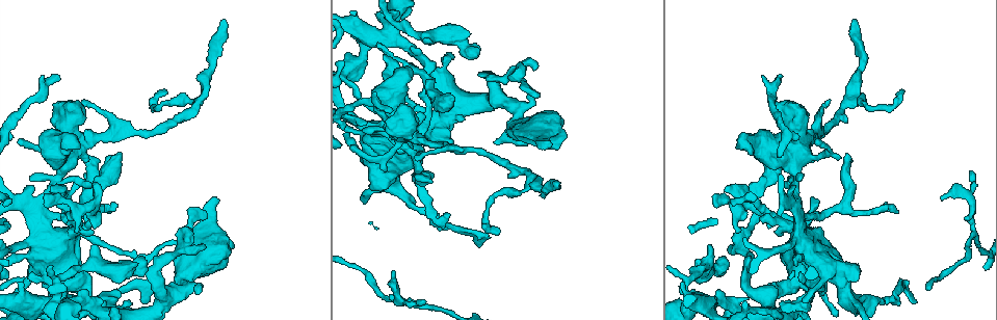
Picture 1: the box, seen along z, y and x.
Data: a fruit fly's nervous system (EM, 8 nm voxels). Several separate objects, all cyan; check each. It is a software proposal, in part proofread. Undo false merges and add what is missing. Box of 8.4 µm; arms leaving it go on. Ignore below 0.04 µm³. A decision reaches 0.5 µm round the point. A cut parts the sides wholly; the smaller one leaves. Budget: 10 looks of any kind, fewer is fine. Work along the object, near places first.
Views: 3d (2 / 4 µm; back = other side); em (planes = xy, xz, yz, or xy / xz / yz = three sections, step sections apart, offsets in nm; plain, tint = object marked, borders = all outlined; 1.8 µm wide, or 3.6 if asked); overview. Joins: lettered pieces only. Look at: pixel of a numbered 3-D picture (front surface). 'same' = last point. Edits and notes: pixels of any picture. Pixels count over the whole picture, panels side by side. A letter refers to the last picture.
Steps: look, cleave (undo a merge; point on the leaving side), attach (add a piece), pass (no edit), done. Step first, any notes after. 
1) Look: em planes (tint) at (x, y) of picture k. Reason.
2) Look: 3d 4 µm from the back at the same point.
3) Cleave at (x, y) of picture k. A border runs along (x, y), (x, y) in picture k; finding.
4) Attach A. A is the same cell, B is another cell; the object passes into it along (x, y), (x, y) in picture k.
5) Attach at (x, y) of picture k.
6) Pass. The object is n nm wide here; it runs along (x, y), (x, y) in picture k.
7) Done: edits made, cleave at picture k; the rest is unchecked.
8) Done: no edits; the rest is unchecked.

Look: em xy step 16 (borders) at (716, 203) of picture 1. An open end.

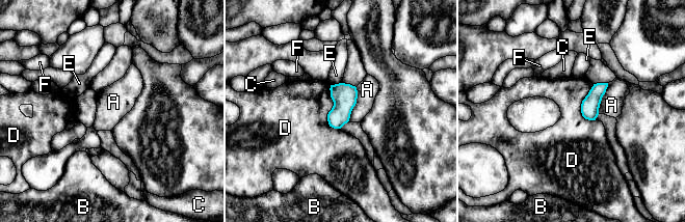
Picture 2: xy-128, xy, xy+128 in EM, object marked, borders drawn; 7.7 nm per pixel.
Look: em planes (borders) at the same point.

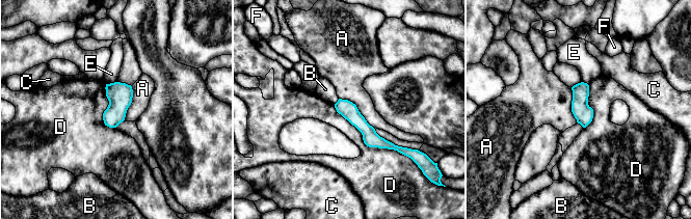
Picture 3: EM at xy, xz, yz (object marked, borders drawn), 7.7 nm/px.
Pass. A, B, C, D, E and F are other cells; no lettered piece goes on from it.

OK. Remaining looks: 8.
Look: em planes (tint) at (820, 218) of picture 1. Sudden change in width.

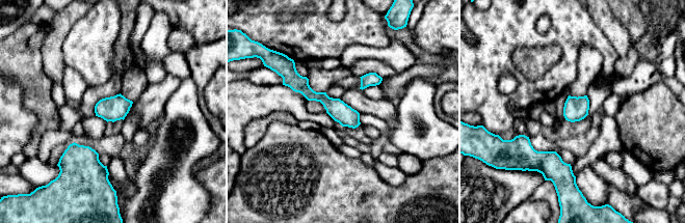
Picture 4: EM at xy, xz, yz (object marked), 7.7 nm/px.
Look: em planes (borders) at the same point. See the neighbours.

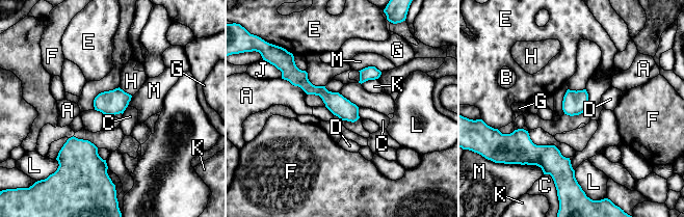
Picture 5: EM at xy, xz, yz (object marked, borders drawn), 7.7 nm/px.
Pass. The longest contact is with A, 240 nm; A, B, C, D, E, F, G, H, J, K, L and M are other cells; it runs along (289, 76), (356, 116) in picture 5; continuous, no second cell.

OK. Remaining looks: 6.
Look: em xz step 4 (borders) at (448, 216) of picture 1. Branch stops here.

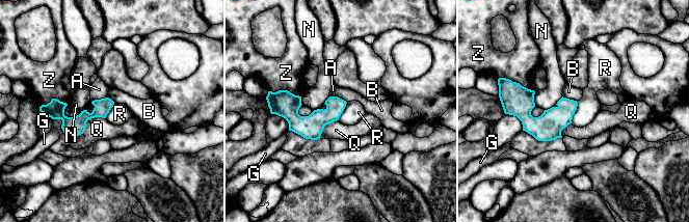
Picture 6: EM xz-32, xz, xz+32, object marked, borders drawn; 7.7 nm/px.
Pass. The object is 130 nm wide here; A, B, G, N, Q, R and Z are other cells; a border runs along (578, 102), (571, 122) in picture 6; none of them fits.

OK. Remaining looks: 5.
Look: 3d 2 µm at (849, 104) of picture 1. Branch point.

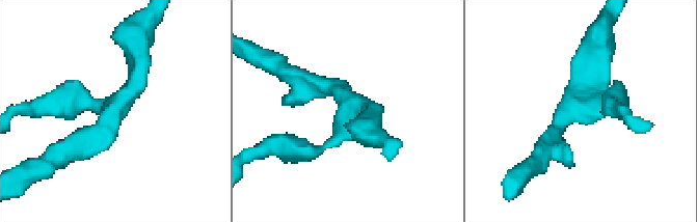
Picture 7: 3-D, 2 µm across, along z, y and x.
Look: em planes (tint) at (113, 113) of picture 7. Now the EM.

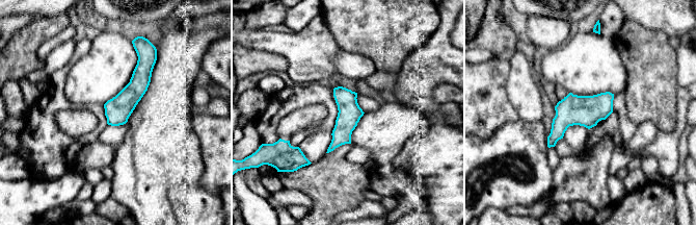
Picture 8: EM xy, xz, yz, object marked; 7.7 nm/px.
Look: em planes (borders) at the same point. See the neighbours.

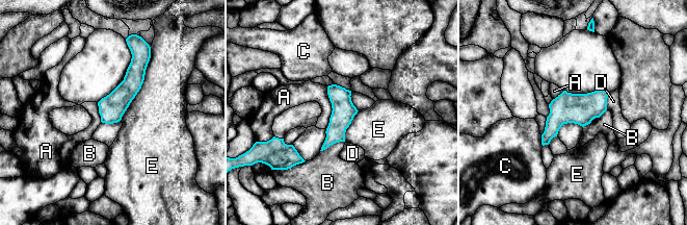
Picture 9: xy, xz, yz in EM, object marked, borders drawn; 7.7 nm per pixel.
Pass. A, B, C, D and E are other cells; a border runs along (327, 86), (332, 114), (325, 128) in picture 9; all the same cell.

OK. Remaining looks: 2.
Done: no edits; the rest is unchecked.

